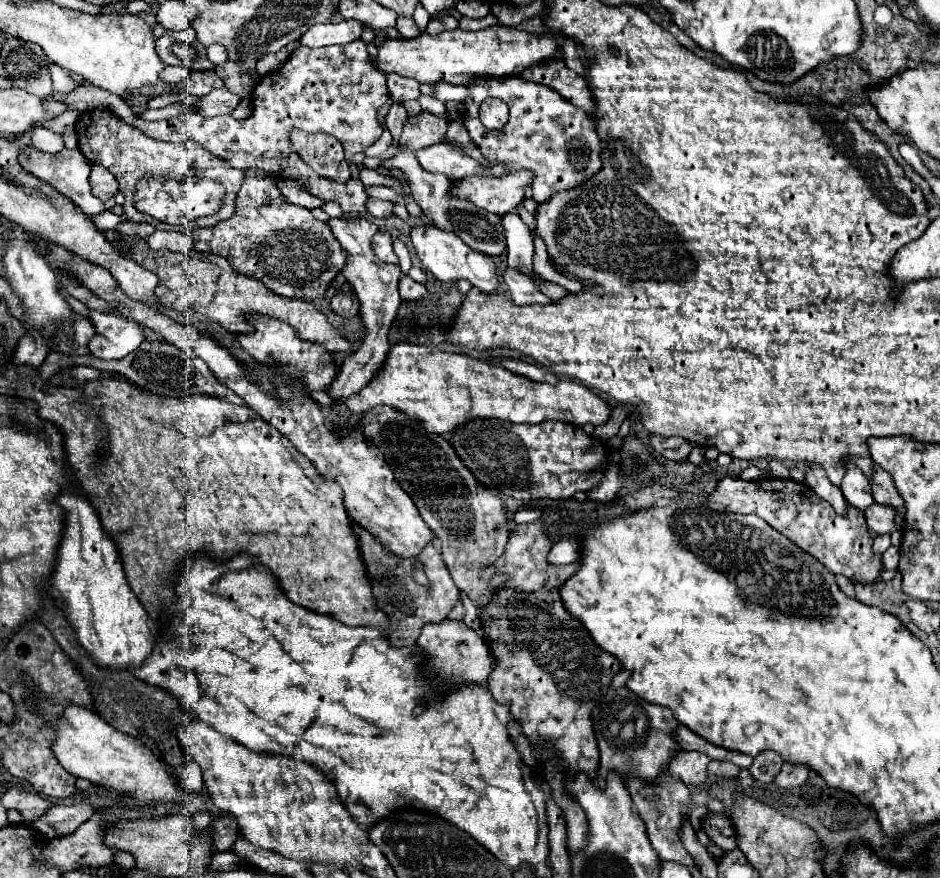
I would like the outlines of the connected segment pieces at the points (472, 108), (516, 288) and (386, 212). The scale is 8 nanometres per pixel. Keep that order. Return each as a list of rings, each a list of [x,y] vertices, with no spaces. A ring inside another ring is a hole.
[[[514,76],[512,80],[480,80],[480,84],[466,84],[468,96],[464,100],[464,126],[472,142],[482,150],[488,162],[504,164],[510,170],[532,170],[534,200],[546,202],[552,194],[576,188],[600,168],[600,138],[592,128],[590,116],[564,100],[548,86],[524,82]],[[486,98],[500,98],[510,108],[510,120],[502,130],[486,130],[478,118],[480,104]]]
[[[506,268],[502,272],[502,278],[510,290],[510,298],[514,304],[524,306],[524,304],[548,304],[550,302],[548,296],[544,296],[526,274],[520,274],[516,270]]]
[[[368,198],[368,214],[372,218],[388,218],[392,214],[392,204],[390,202],[382,202],[382,200],[374,200],[374,198]]]

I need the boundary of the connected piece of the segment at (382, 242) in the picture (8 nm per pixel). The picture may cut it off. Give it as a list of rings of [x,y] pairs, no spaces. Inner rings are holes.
[[[378,230],[376,236],[372,238],[372,248],[376,250],[376,256],[382,260],[382,262],[388,262],[388,264],[398,264],[398,258],[392,250],[392,238],[388,232],[382,232]]]

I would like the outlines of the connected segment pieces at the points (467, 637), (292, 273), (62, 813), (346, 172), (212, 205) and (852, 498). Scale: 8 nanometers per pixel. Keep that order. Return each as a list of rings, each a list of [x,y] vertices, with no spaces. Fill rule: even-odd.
[[[442,620],[438,624],[426,624],[416,640],[420,648],[424,648],[428,660],[426,670],[438,676],[440,688],[462,686],[462,684],[480,684],[486,686],[488,674],[492,672],[492,654],[482,640],[482,636],[468,628],[462,620]]]
[[[248,168],[244,170],[244,184],[236,198],[236,212],[230,220],[216,224],[214,228],[196,228],[192,232],[194,236],[194,250],[206,252],[206,254],[218,254],[224,256],[236,272],[242,272],[244,276],[256,278],[266,288],[270,288],[274,294],[282,298],[292,300],[316,300],[322,298],[328,290],[330,282],[342,272],[344,268],[344,250],[340,248],[340,242],[334,238],[330,226],[326,222],[320,222],[312,216],[310,210],[290,204],[278,190],[276,178],[268,176],[268,172],[262,172],[260,168]]]
[[[86,802],[74,804],[74,806],[54,804],[46,810],[46,814],[42,814],[38,820],[34,820],[32,828],[36,828],[48,840],[56,838],[56,832],[64,832],[68,836],[68,834],[76,832],[76,828],[82,822],[86,822],[94,812],[96,810]]]
[[[294,130],[290,134],[292,146],[296,152],[304,158],[304,162],[316,170],[316,174],[336,180],[336,182],[348,182],[350,180],[350,166],[344,160],[342,144],[324,132],[308,134]]]
[[[156,176],[152,180],[140,180],[140,184],[136,184],[134,208],[166,224],[186,226],[192,220],[198,220],[202,216],[220,210],[222,200],[224,200],[224,188],[212,180],[160,180]]]
[[[848,464],[846,468],[840,490],[844,498],[858,510],[866,510],[868,504],[874,502],[872,492],[870,492],[870,480],[860,472],[860,468],[852,468],[852,464]]]

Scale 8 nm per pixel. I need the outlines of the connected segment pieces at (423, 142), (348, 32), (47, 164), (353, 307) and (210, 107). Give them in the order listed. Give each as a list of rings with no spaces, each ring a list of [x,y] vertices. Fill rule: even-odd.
[[[422,110],[416,118],[412,116],[408,120],[408,124],[404,126],[400,144],[408,146],[414,152],[420,148],[428,148],[446,136],[446,126],[448,126],[448,122],[444,118],[438,118],[426,110]]]
[[[342,20],[338,24],[316,24],[300,38],[302,46],[322,48],[330,44],[348,44],[360,38],[364,24],[358,20]]]
[[[24,146],[20,148],[18,152],[18,164],[32,176],[38,176],[40,180],[52,184],[58,192],[62,192],[64,196],[68,196],[76,206],[82,208],[82,212],[86,216],[94,216],[94,214],[100,214],[104,212],[104,202],[98,200],[96,196],[92,196],[90,192],[90,184],[88,184],[88,176],[90,176],[90,162],[78,152],[78,148],[70,150],[70,148],[64,148],[62,152],[58,154],[50,154],[50,152],[42,152],[34,146]]]
[[[340,292],[336,294],[332,300],[330,300],[330,308],[340,314],[340,316],[346,316],[346,318],[354,318],[358,314],[358,308],[360,308],[360,302],[356,300],[356,296],[352,292]]]
[[[218,88],[206,94],[196,106],[198,106],[198,114],[202,114],[204,118],[214,118],[218,114],[230,114],[238,106],[238,102],[240,98],[236,94],[232,94],[226,88]]]

